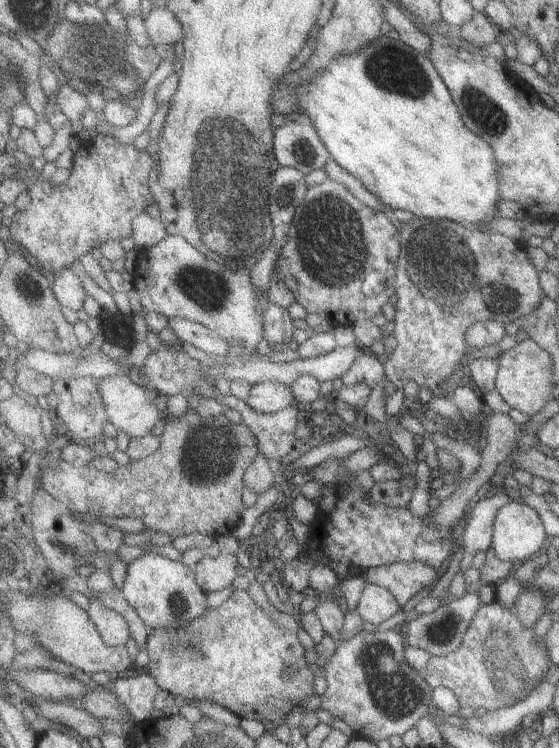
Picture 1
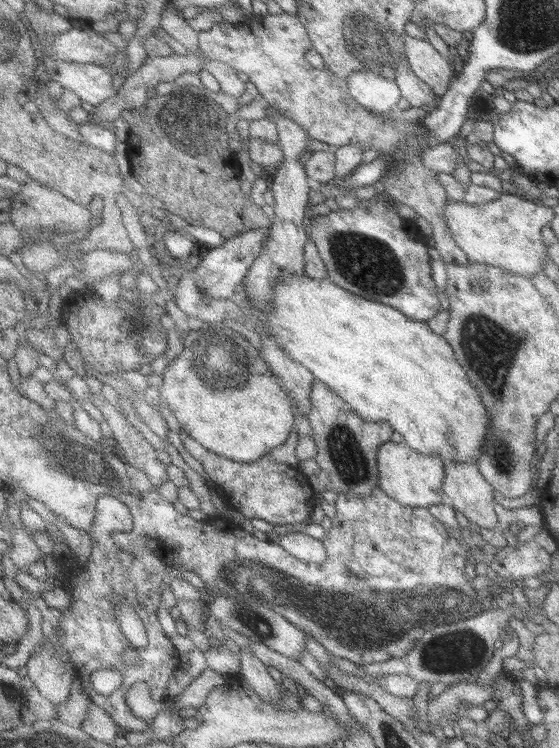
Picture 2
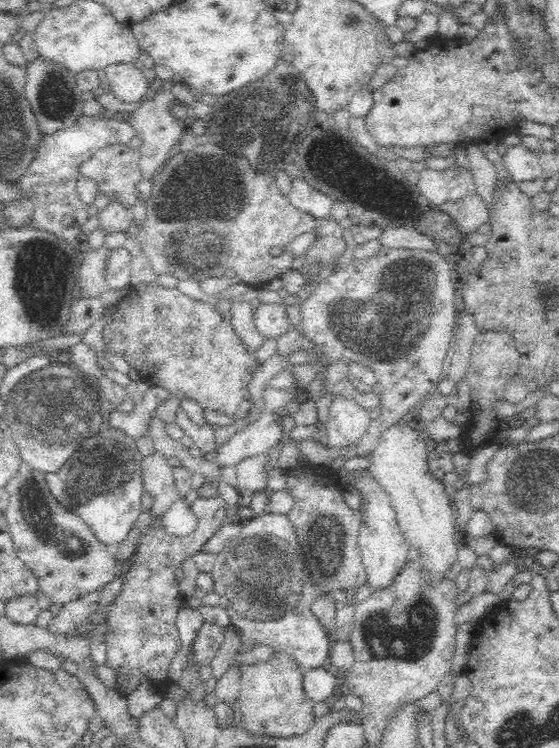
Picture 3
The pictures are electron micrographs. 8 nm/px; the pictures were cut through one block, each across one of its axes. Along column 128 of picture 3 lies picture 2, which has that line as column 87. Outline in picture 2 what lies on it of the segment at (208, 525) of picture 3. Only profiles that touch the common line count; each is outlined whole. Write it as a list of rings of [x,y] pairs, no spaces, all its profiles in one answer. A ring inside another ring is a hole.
[[[115,498],[99,500],[97,520],[93,524],[93,538],[91,538],[93,552],[89,558],[89,566],[71,570],[69,592],[73,596],[73,604],[71,604],[71,608],[61,612],[63,614],[63,618],[59,620],[61,636],[59,636],[57,646],[75,664],[77,674],[83,680],[83,686],[85,686],[89,698],[95,702],[95,706],[99,706],[103,712],[107,712],[115,720],[115,724],[125,728],[127,732],[149,732],[153,722],[149,724],[149,722],[143,722],[141,718],[137,718],[131,712],[125,694],[129,694],[135,684],[145,682],[151,690],[151,698],[155,702],[165,702],[169,698],[171,678],[181,668],[181,658],[179,658],[179,652],[175,650],[175,646],[171,644],[171,640],[167,638],[167,634],[163,632],[163,626],[159,624],[159,610],[163,606],[161,594],[163,594],[165,586],[169,584],[167,564],[159,556],[155,556],[153,550],[145,550],[141,556],[135,556],[133,552],[121,548],[113,538],[115,532],[131,532],[133,528],[135,528],[135,516],[127,504],[121,504],[121,500],[115,500]],[[123,598],[127,598],[135,606],[137,614],[141,616],[143,624],[147,626],[147,632],[149,632],[149,646],[137,650],[137,654],[141,658],[139,666],[125,666],[125,660],[123,660],[123,654],[135,650],[129,644],[129,640],[125,638],[125,634],[117,622],[117,616],[115,616],[117,602]],[[97,670],[119,670],[125,676],[123,686],[109,698],[95,692],[91,686],[91,676]]]

